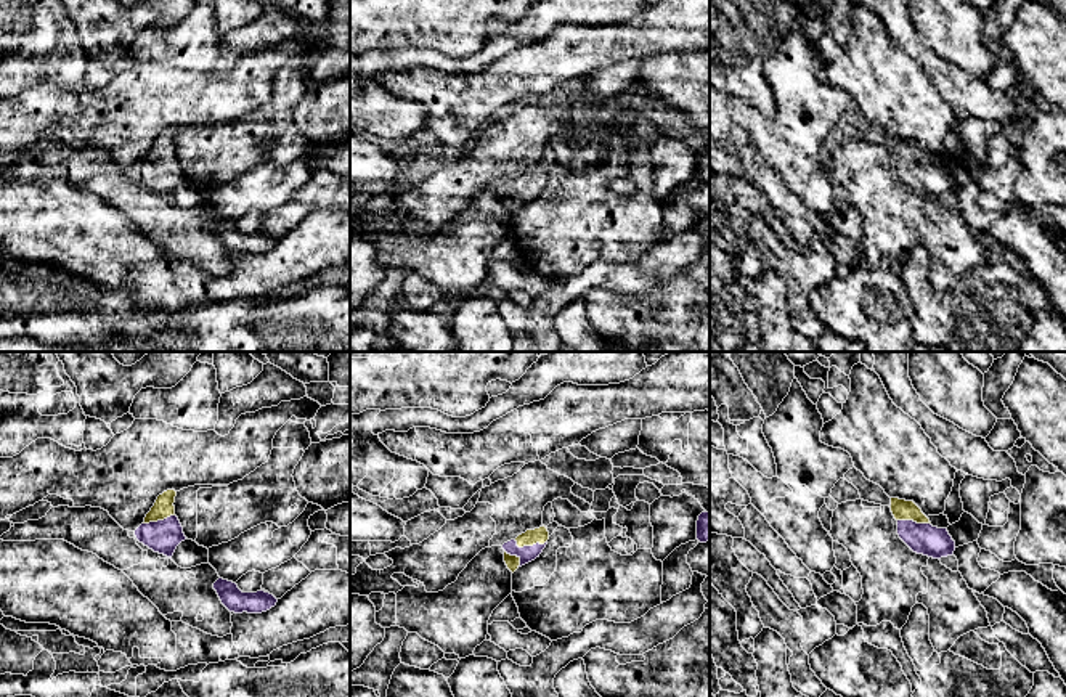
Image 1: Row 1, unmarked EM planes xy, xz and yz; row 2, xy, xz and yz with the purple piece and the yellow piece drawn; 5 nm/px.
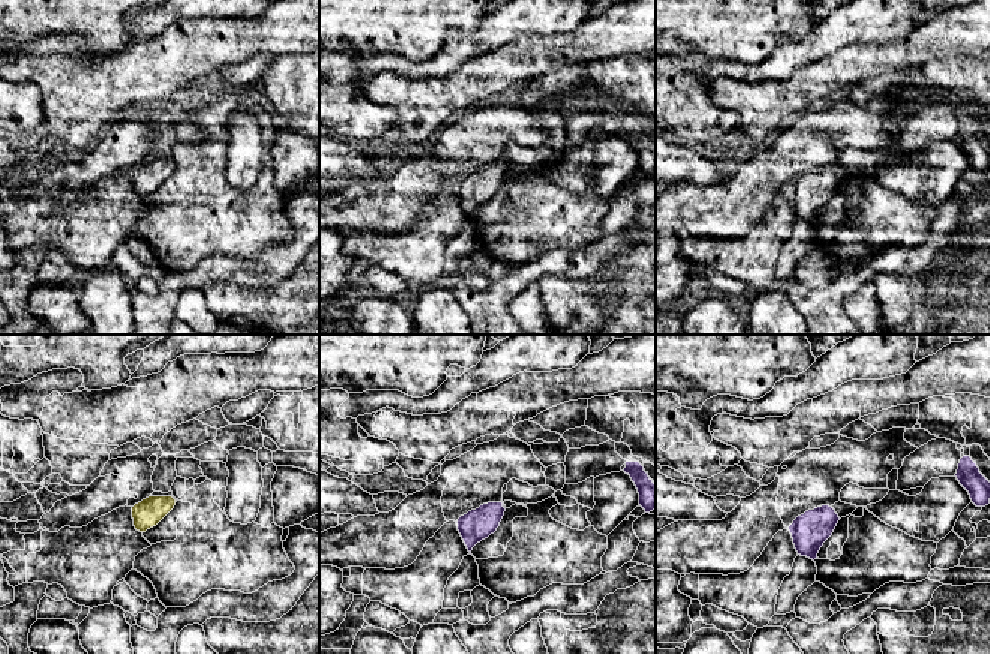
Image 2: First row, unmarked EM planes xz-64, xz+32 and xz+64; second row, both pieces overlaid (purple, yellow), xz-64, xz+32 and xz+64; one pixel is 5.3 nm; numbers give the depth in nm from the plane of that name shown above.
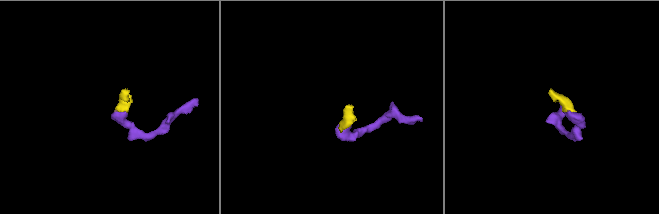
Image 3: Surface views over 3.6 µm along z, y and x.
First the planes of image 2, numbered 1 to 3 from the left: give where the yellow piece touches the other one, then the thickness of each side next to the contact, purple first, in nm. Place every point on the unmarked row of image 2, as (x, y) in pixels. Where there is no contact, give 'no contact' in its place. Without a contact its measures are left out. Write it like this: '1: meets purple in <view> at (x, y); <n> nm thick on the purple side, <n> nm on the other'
1: no contact
2: no contact
3: no contact

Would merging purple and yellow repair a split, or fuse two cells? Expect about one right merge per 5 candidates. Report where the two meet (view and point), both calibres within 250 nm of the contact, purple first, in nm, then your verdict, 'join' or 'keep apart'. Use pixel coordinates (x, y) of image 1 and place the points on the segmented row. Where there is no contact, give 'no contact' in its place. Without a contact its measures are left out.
contact xz (530, 546); calibres 80 and 80 nm; join

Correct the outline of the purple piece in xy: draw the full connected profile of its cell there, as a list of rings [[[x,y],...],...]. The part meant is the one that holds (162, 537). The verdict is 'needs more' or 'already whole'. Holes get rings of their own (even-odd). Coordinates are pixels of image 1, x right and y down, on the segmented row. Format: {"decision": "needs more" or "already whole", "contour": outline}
{"decision": "needs more", "contour": [[[175,490],[159,495],[144,522],[135,530],[140,543],[170,559],[177,546],[186,540],[183,527],[175,516],[175,496]]]}

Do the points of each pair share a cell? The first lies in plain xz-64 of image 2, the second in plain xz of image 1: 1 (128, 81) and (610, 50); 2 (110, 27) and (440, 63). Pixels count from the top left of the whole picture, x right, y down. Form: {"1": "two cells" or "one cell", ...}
{"1": "one cell", "2": "two cells"}

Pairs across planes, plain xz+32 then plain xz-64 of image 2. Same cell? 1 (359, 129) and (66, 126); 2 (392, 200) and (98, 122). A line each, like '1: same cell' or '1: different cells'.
1: different cells
2: different cells

